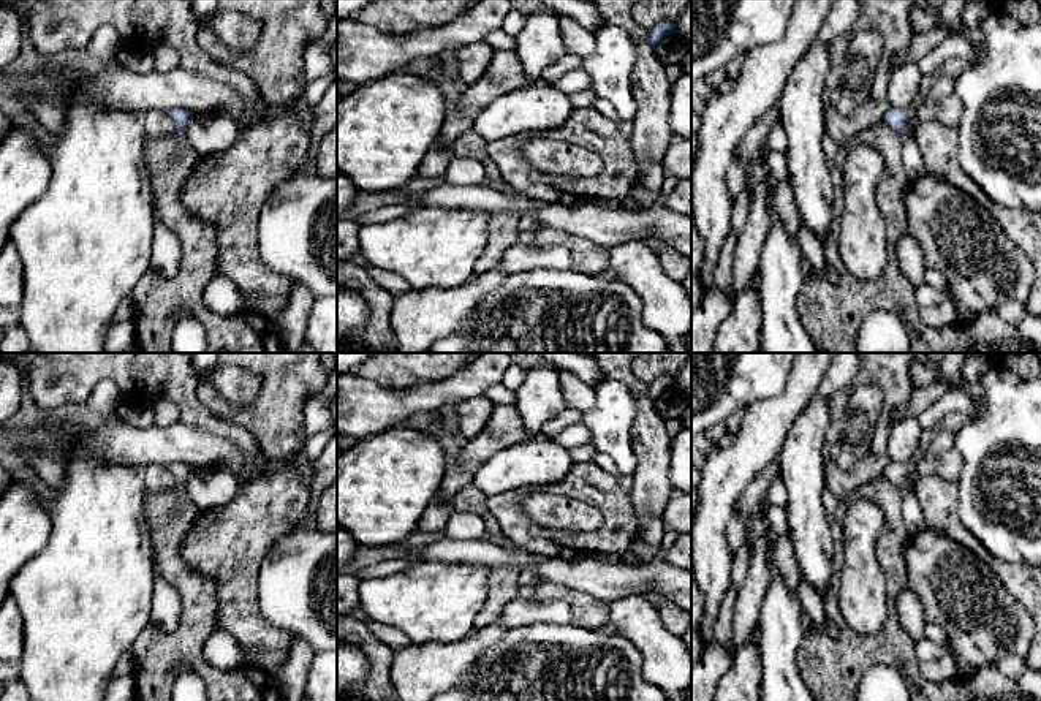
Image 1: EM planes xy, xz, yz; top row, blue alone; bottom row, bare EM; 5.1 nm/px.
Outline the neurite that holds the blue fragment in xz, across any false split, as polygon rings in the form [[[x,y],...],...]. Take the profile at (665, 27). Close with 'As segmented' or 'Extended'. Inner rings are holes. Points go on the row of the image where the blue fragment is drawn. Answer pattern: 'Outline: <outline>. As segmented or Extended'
Outline: [[[669,19],[660,21],[653,28],[649,30],[649,43],[653,49],[660,49],[663,40],[672,35],[676,24]]]. As segmented

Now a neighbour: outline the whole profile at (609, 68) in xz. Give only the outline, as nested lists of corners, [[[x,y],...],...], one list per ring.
[[[606,25],[595,35],[595,54],[585,57],[581,65],[590,78],[590,90],[609,100],[622,122],[633,122],[636,116],[636,101],[630,87],[636,59],[636,44],[630,33]]]

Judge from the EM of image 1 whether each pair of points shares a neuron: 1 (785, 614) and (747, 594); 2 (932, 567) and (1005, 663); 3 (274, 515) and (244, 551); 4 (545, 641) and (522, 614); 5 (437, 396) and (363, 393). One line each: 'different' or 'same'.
1: different
2: different
3: same
4: different
5: same

